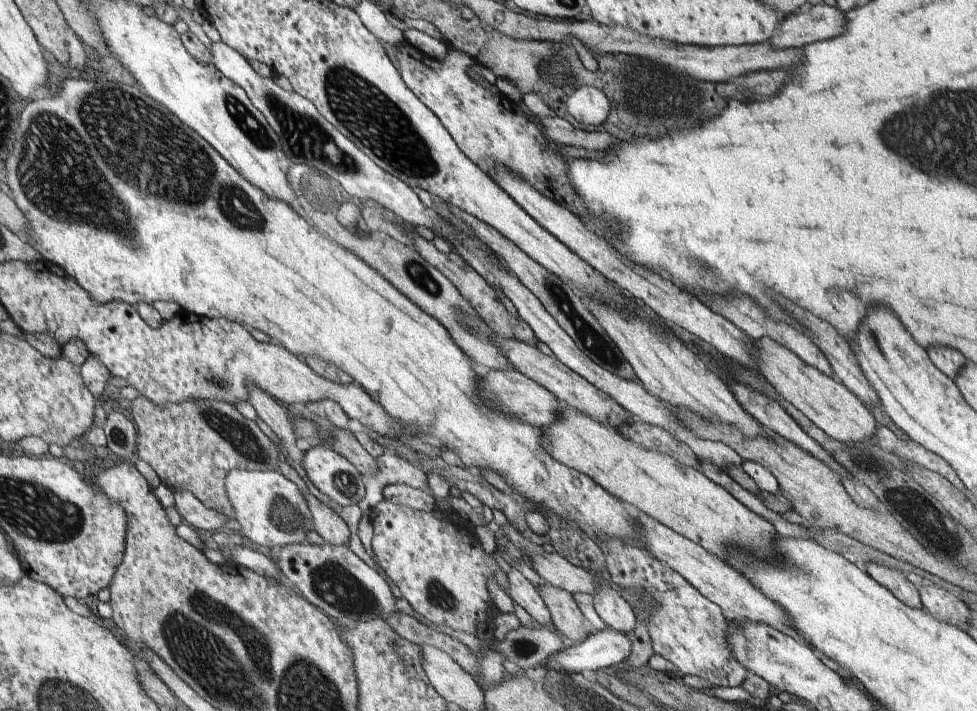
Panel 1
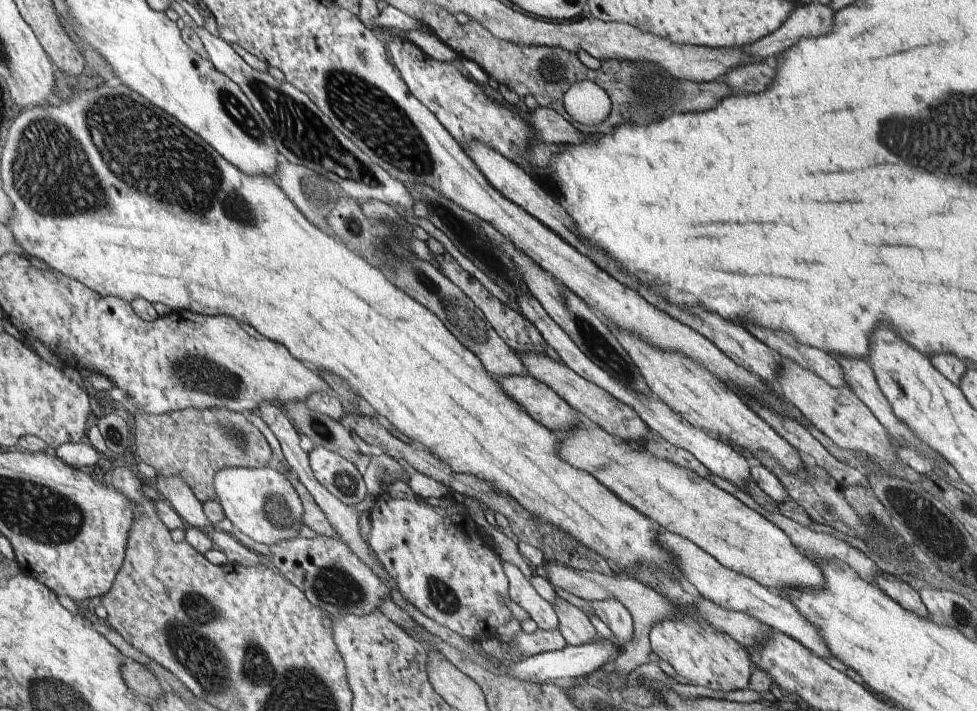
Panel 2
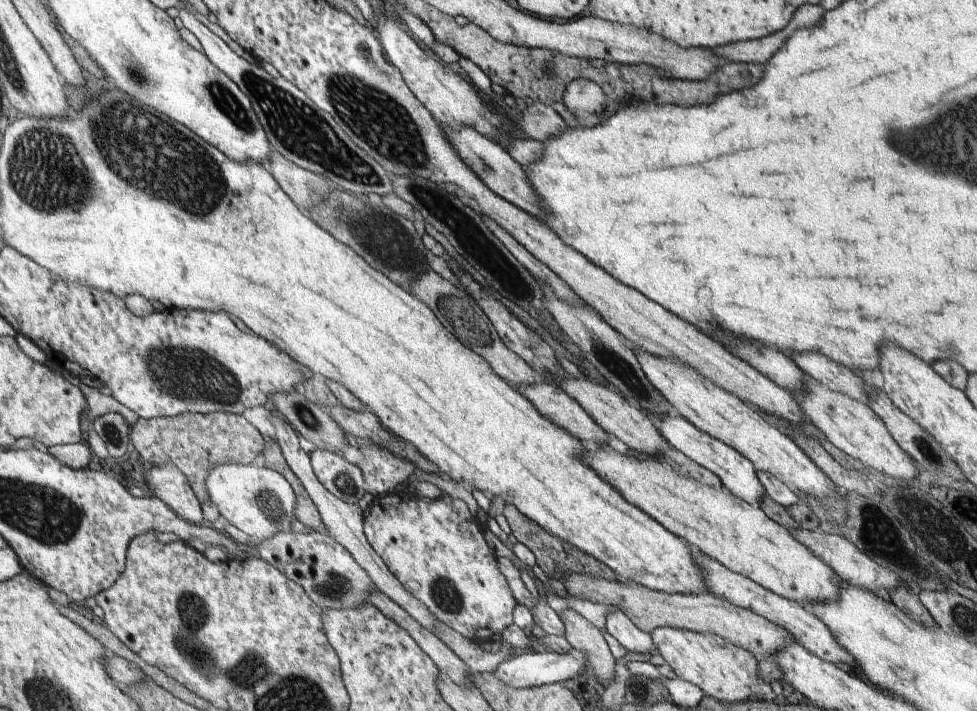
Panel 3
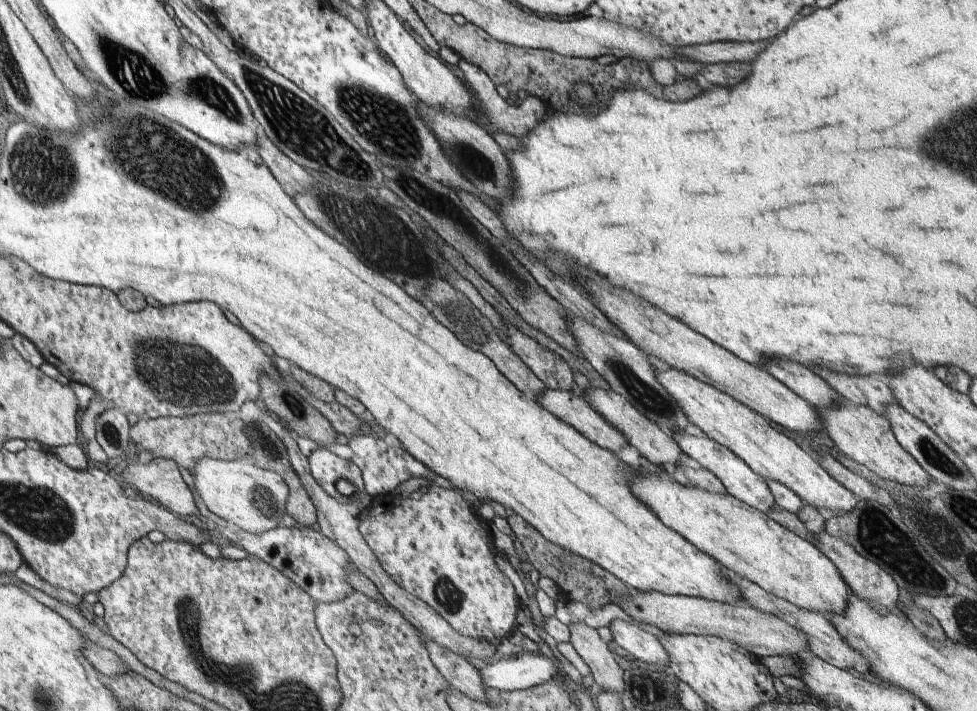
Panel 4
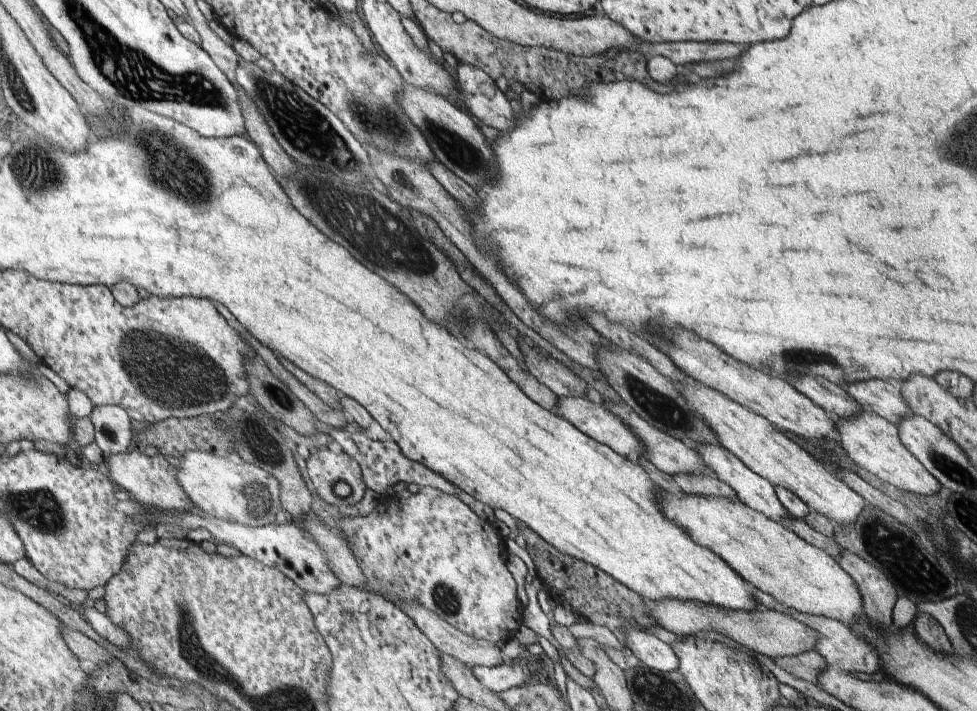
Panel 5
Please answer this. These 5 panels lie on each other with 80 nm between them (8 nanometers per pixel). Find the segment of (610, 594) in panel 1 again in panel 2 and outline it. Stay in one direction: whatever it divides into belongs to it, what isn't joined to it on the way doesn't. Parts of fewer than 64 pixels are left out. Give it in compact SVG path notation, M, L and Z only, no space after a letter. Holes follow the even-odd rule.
M552 587L557 595L585 612L594 612L604 624L625 644L633 638L633 616L631 612L615 598L604 600L584 600L566 590Z

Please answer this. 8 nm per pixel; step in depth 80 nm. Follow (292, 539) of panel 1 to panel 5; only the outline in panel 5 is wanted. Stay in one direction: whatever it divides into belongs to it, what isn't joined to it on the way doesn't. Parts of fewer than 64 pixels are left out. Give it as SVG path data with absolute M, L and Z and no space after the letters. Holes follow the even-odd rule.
M188 451L180 461L177 479L191 498L195 511L256 528L273 525L276 518L280 518L280 511L284 512L283 486L279 485L279 479L240 456L221 457L214 453Z

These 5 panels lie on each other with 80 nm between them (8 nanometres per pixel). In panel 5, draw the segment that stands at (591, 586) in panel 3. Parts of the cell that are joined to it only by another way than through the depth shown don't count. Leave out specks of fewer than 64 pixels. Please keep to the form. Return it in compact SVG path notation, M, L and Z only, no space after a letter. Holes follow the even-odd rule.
M663 598L659 601L646 602L655 622L664 630L669 630L682 637L690 637L698 632L714 630L738 642L743 648L749 648L754 653L766 654L770 658L777 656L791 657L796 655L811 656L818 633L799 620L786 613L772 609L756 608L751 611L721 609L719 606L705 605L698 601L683 601L680 599Z

